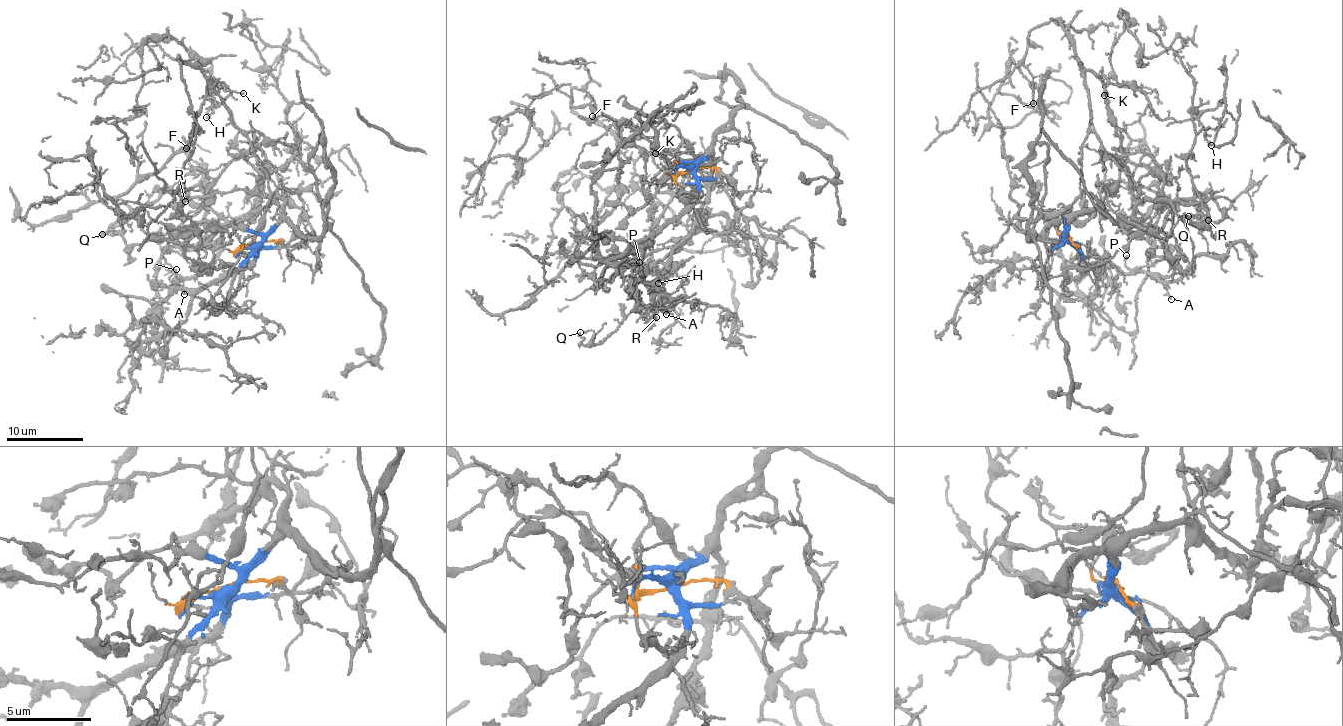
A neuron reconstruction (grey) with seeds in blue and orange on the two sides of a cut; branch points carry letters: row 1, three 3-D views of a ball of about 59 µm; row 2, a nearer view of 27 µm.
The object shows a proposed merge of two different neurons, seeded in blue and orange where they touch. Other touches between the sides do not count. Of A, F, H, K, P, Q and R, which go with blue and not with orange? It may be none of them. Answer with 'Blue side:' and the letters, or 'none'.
Blue side: A, P, Q, R

